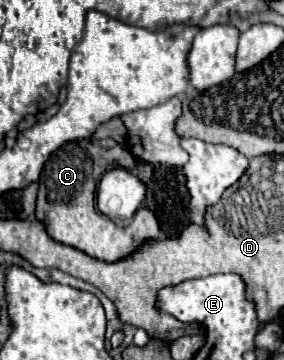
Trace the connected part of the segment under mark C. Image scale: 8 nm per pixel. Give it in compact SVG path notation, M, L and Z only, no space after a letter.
M85 140L63 144L49 158L49 162L45 164L41 172L37 210L35 210L35 218L43 222L47 234L55 242L73 246L103 262L123 260L123 256L131 256L131 252L135 252L139 244L159 238L159 224L153 212L147 208L137 210L127 228L121 224L115 224L111 218L103 216L97 210L97 204L95 204L97 182L101 180L101 174L107 172L107 168L111 166L125 166L125 168L135 166L135 158L127 146L115 146L107 150Z

